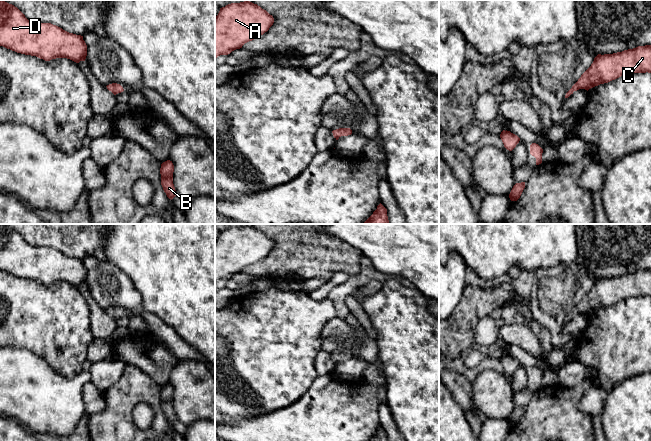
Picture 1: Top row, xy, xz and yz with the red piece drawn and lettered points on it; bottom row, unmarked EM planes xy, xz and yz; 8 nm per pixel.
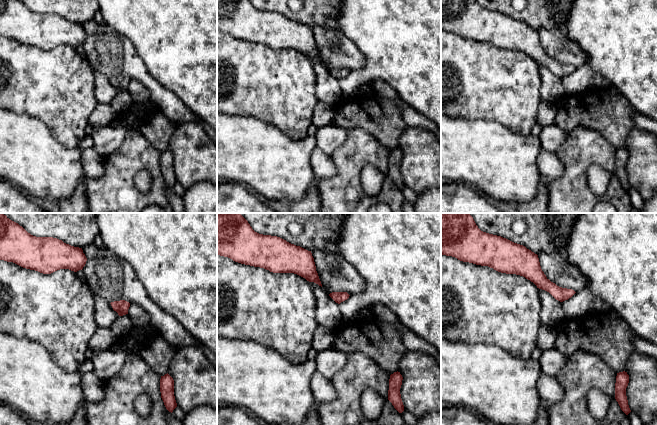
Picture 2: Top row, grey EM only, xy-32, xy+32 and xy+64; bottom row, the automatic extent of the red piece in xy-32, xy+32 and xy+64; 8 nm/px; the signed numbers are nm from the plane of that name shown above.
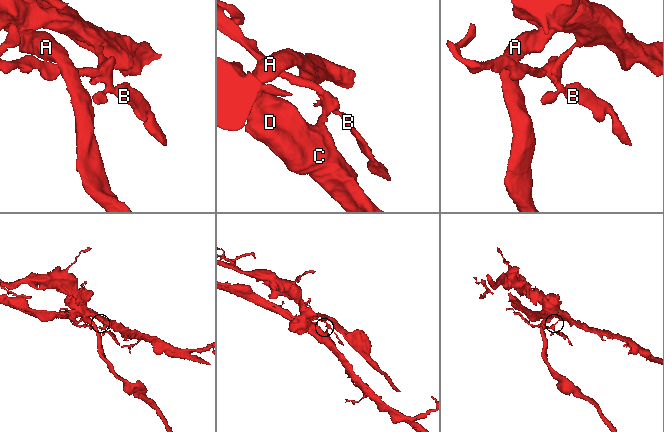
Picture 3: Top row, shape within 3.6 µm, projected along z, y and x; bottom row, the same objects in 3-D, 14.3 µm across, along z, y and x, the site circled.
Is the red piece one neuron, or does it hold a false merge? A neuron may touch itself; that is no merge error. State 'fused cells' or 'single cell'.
fused cells

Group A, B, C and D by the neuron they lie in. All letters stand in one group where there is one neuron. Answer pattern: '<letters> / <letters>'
A B / C D

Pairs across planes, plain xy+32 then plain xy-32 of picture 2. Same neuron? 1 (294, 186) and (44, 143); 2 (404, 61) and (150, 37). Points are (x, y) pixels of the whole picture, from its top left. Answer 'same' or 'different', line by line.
1: same
2: same

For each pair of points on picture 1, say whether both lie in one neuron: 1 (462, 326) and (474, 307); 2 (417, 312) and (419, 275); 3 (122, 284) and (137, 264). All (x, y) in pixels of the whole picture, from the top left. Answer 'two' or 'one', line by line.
1: one
2: two
3: two

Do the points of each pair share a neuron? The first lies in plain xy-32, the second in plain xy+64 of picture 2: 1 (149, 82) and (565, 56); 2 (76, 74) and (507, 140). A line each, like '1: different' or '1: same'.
1: same
2: different

